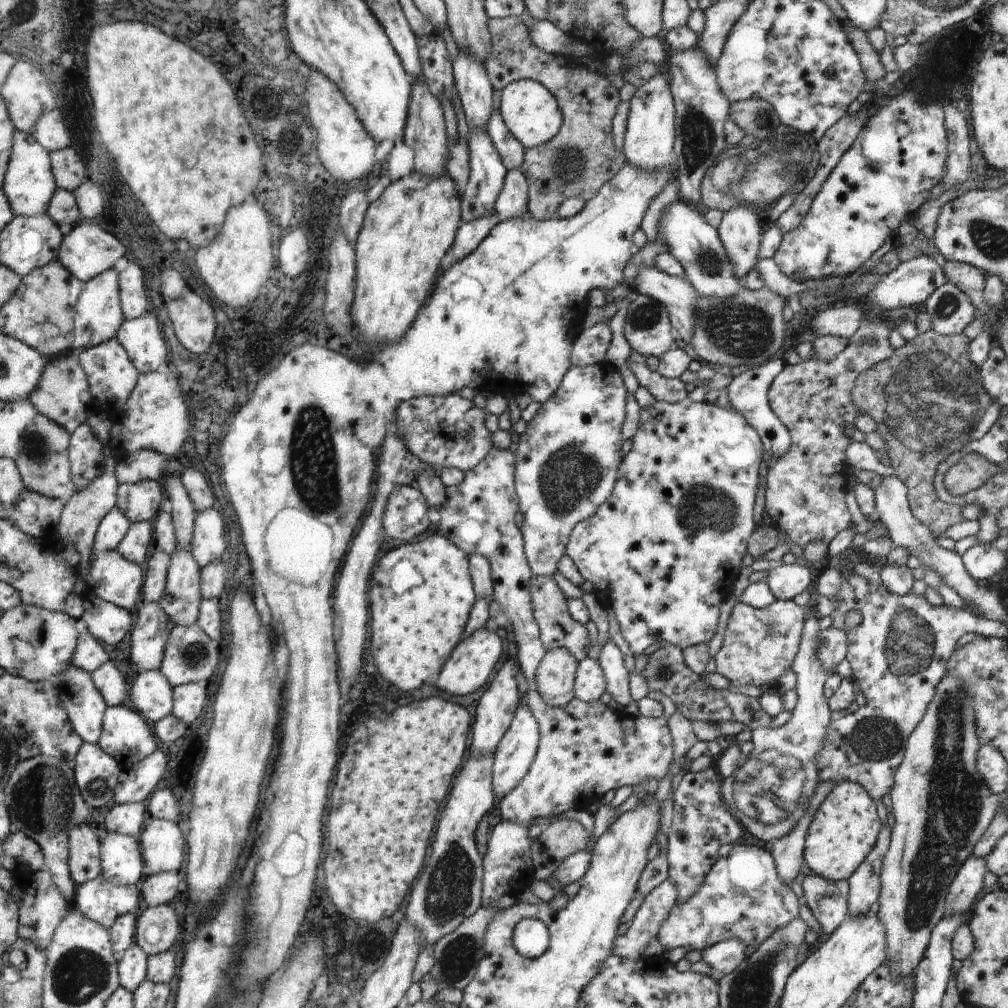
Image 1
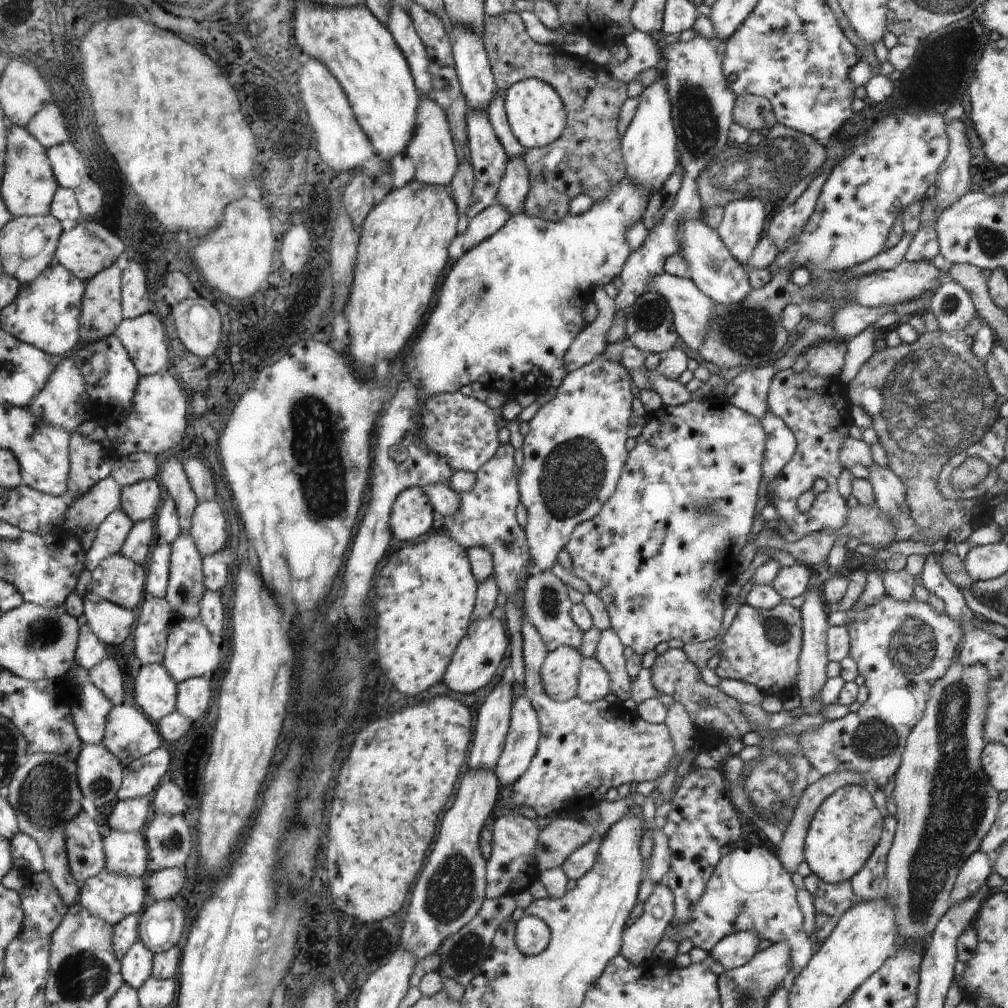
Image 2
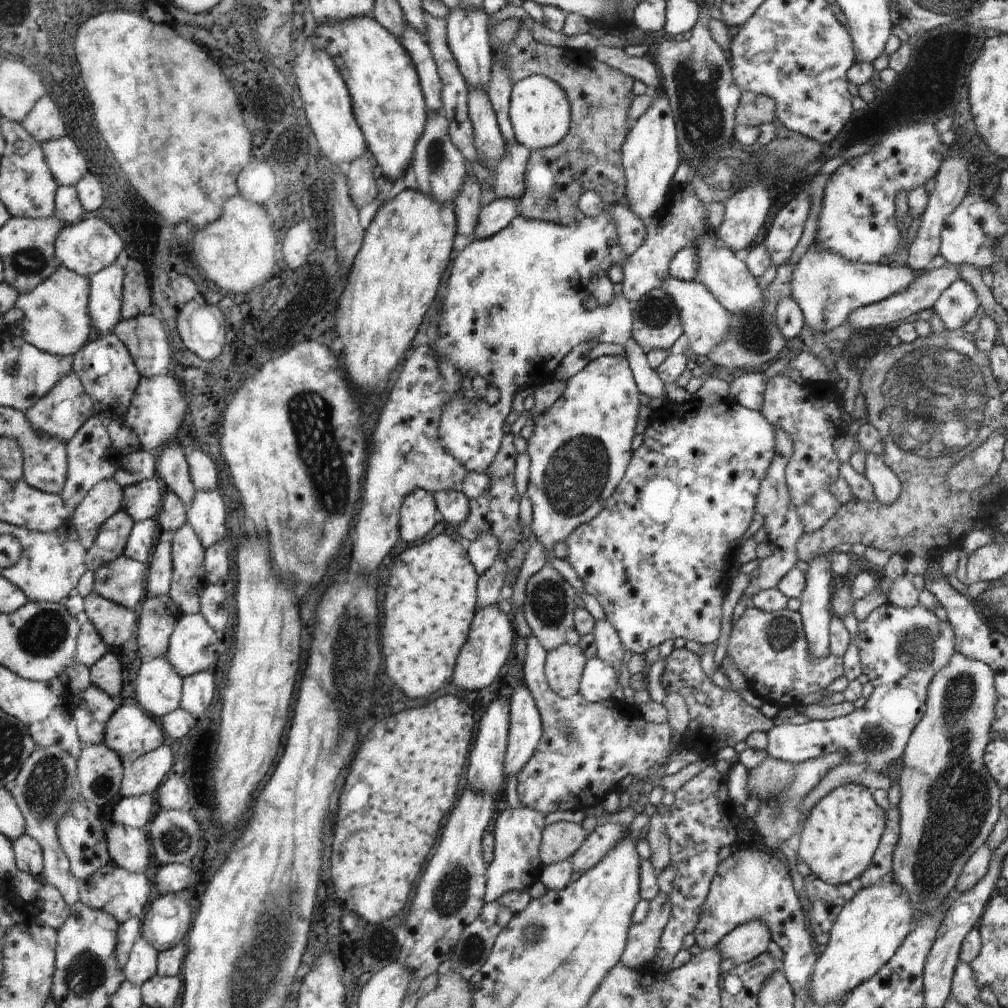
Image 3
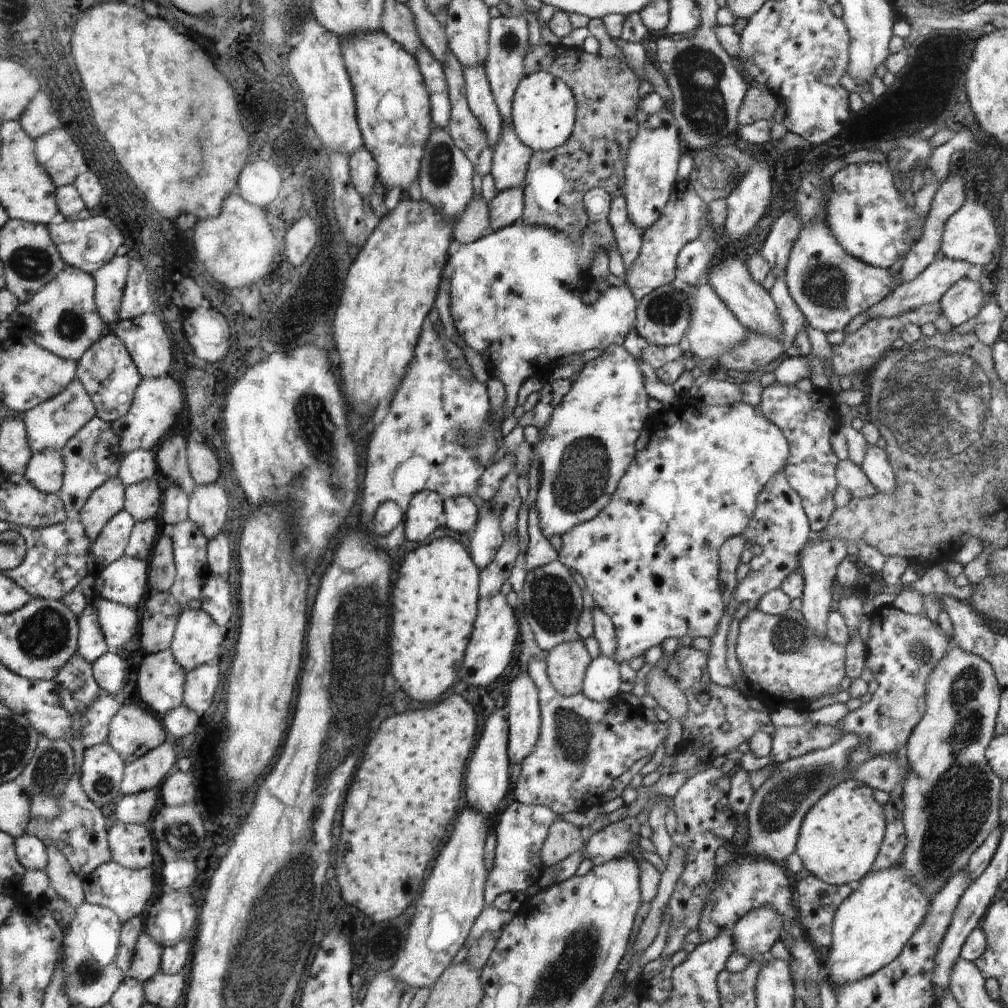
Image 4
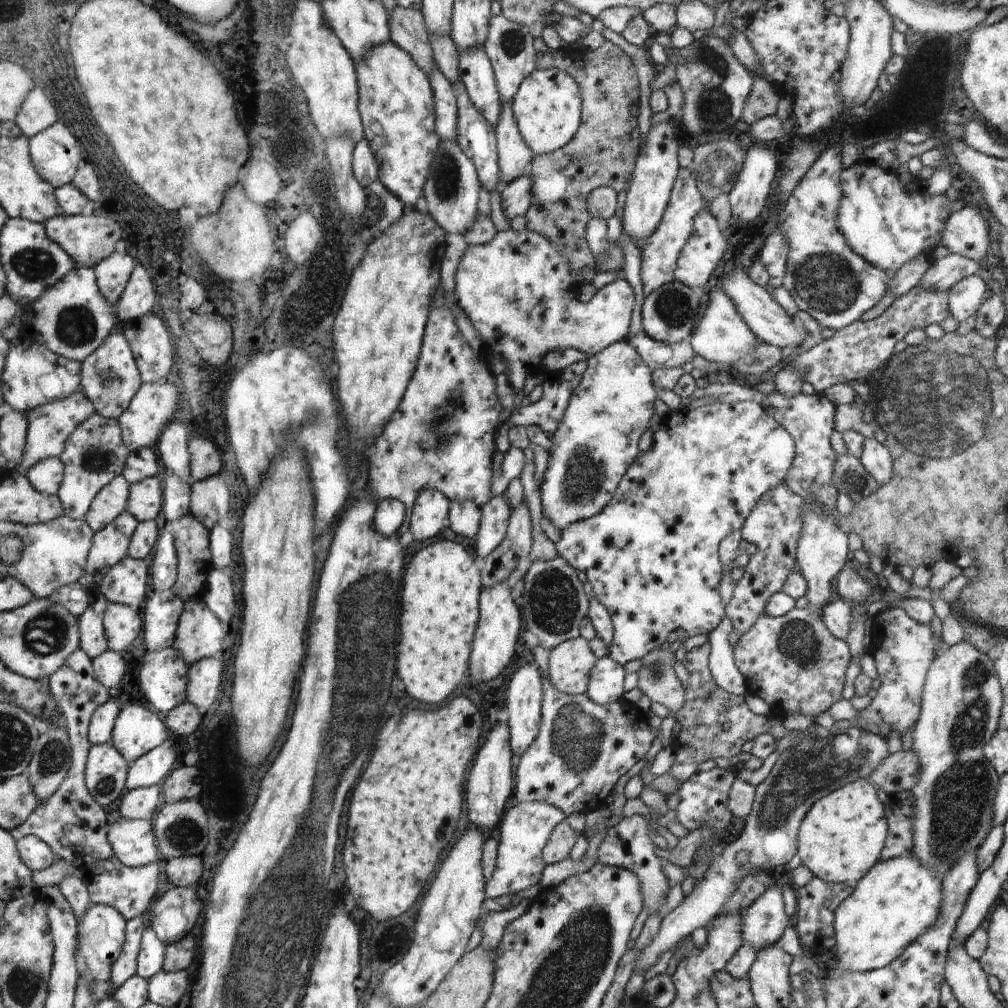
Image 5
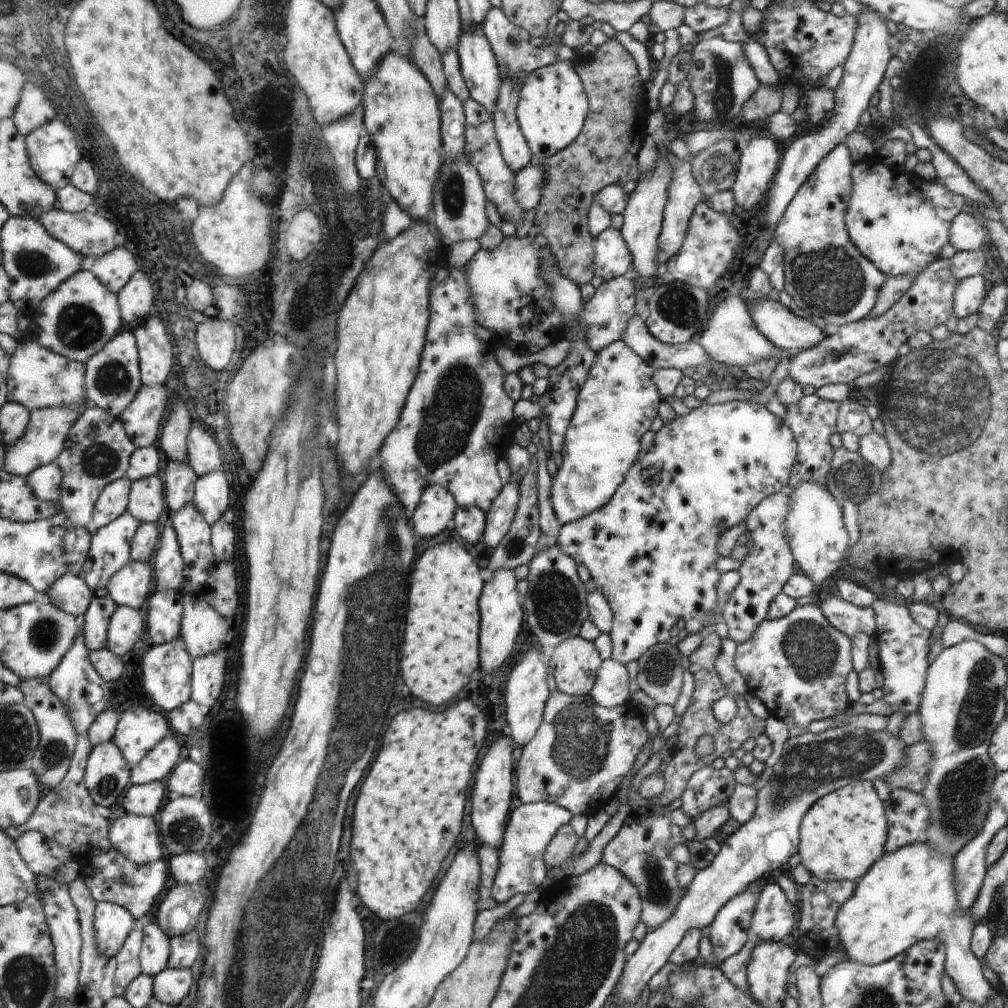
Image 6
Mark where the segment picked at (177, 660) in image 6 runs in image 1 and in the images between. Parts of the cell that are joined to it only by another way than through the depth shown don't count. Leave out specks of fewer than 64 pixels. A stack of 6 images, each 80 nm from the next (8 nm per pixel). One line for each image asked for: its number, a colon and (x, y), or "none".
1: (152, 693)
2: (156, 691)
3: (158, 688)
4: (161, 684)
5: (163, 674)

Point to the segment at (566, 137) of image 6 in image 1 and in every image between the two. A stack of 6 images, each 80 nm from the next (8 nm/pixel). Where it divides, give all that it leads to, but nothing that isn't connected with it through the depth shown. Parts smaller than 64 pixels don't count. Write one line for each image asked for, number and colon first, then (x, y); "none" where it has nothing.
1: (528, 109)
2: (537, 117)
3: (539, 112)
4: (543, 110)
5: (547, 106)

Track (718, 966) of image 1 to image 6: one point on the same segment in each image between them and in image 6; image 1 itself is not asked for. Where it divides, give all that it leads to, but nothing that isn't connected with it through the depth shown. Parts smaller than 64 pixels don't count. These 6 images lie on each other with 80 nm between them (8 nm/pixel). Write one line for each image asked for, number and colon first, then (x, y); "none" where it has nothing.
2: (734, 950)
3: (746, 942)
4: (753, 935)
5: (764, 921)
6: (772, 919)

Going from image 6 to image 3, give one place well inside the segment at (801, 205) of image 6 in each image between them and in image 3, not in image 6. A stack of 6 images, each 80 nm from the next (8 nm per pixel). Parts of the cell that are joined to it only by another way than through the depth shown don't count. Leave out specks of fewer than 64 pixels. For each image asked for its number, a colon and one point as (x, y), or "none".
3: (827, 288)
4: (830, 287)
5: (826, 278)

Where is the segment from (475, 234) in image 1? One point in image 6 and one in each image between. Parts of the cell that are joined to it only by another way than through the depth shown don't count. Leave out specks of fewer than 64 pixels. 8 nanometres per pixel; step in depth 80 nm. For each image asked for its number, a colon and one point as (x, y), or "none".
2: (487, 222)
3: (493, 217)
4: (506, 207)
5: (516, 195)
6: (529, 182)

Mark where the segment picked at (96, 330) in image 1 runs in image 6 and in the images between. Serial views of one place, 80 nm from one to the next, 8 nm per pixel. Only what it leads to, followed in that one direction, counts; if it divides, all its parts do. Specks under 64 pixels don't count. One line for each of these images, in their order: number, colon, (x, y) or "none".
2: (103, 313)
3: (107, 286)
4: (110, 281)
5: (113, 274)
6: (115, 269)

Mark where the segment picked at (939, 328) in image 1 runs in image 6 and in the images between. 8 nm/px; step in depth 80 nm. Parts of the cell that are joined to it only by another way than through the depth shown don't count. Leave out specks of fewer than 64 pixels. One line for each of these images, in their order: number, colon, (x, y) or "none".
2: (950, 303)
3: (957, 304)
4: (962, 301)
5: (964, 299)
6: (969, 294)

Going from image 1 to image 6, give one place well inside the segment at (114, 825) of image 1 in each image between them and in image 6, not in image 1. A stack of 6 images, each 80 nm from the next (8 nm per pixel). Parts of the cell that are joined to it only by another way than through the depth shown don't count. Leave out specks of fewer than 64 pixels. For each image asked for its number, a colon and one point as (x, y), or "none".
2: (131, 816)
3: (137, 811)
4: (140, 808)
5: (142, 803)
6: (147, 800)

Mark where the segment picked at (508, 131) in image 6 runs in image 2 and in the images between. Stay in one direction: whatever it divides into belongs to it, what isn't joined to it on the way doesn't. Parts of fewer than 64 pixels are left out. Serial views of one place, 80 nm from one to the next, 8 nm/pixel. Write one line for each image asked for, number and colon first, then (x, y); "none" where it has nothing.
2: (513, 192)
3: (510, 175)
4: (511, 158)
5: (515, 156)

